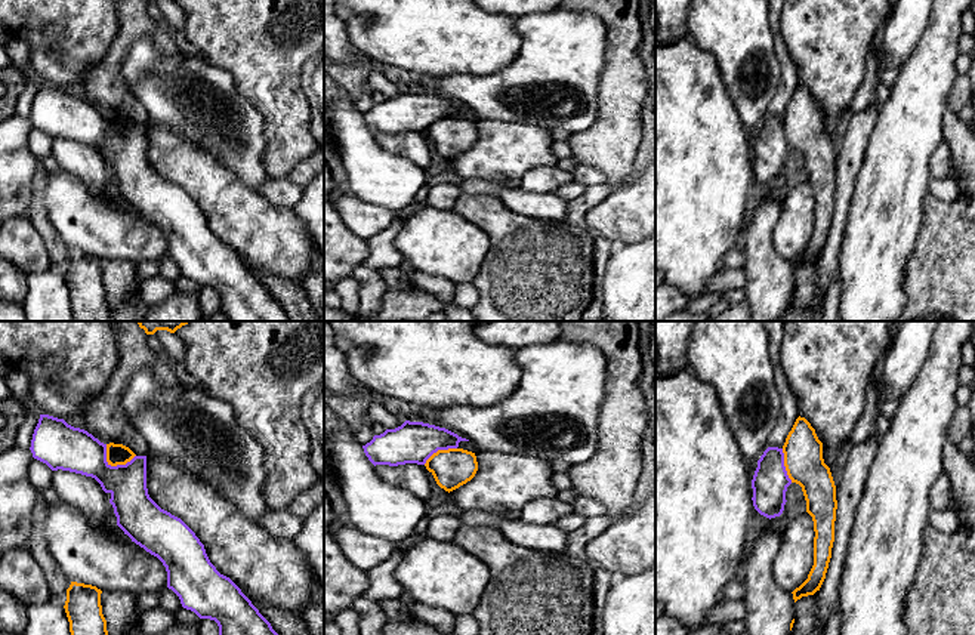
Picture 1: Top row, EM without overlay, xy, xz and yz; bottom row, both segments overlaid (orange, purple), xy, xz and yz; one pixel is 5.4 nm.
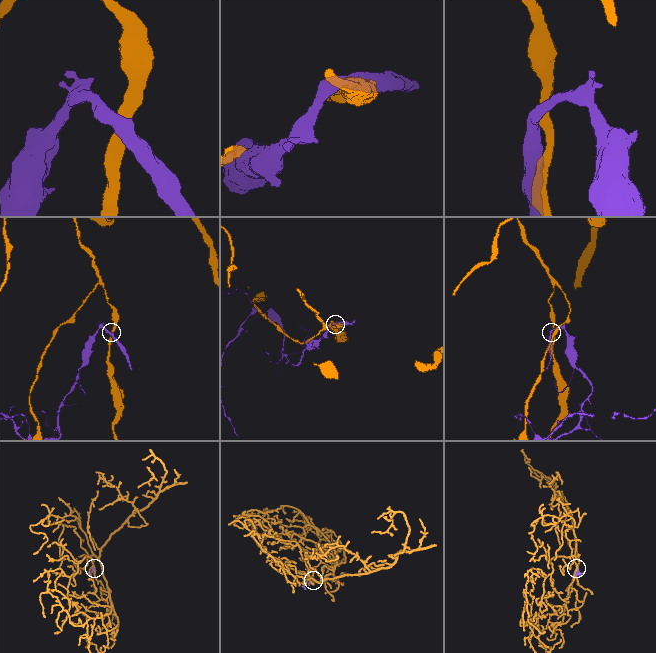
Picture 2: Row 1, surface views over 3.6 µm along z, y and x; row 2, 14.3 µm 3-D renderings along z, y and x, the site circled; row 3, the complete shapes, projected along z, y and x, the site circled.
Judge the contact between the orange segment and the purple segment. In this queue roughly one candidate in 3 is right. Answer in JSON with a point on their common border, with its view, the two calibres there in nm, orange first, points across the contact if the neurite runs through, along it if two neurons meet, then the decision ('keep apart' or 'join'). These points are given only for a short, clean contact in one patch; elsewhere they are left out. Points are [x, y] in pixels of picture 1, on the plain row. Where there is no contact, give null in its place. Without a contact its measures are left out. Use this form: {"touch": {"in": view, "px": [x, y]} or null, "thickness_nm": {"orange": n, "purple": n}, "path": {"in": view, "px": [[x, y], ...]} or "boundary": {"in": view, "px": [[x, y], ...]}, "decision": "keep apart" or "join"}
{"touch": {"in": "xy", "px": [113, 133]}, "thickness_nm": {"orange": 110, "purple": 240}, "boundary": {"in": "xy", "px": [[105, 113], [105, 128], [111, 133], [125, 133], [135, 123]]}, "decision": "keep apart"}

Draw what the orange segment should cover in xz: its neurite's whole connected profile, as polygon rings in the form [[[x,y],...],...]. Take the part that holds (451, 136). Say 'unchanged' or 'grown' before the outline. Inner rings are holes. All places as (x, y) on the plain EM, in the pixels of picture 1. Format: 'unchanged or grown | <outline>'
unchanged | [[[463,117],[438,118],[425,135],[448,161],[470,149],[478,139],[475,121]]]

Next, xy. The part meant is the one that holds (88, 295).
unchanged | [[[71,250],[67,258],[64,277],[70,290],[72,321],[111,321],[101,262],[96,255],[77,250]]]

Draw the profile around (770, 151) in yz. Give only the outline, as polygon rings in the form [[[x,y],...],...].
[[[768,115],[758,129],[752,148],[755,178],[769,188],[780,185],[787,170],[786,160],[790,152],[783,117]]]

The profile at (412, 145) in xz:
[[[376,133],[374,139],[388,152],[404,157],[413,161],[420,169],[426,169],[431,163],[431,149],[425,133]]]

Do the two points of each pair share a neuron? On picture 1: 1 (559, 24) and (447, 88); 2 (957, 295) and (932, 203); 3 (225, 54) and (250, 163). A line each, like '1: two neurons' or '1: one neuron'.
1: one neuron
2: one neuron
3: two neurons

